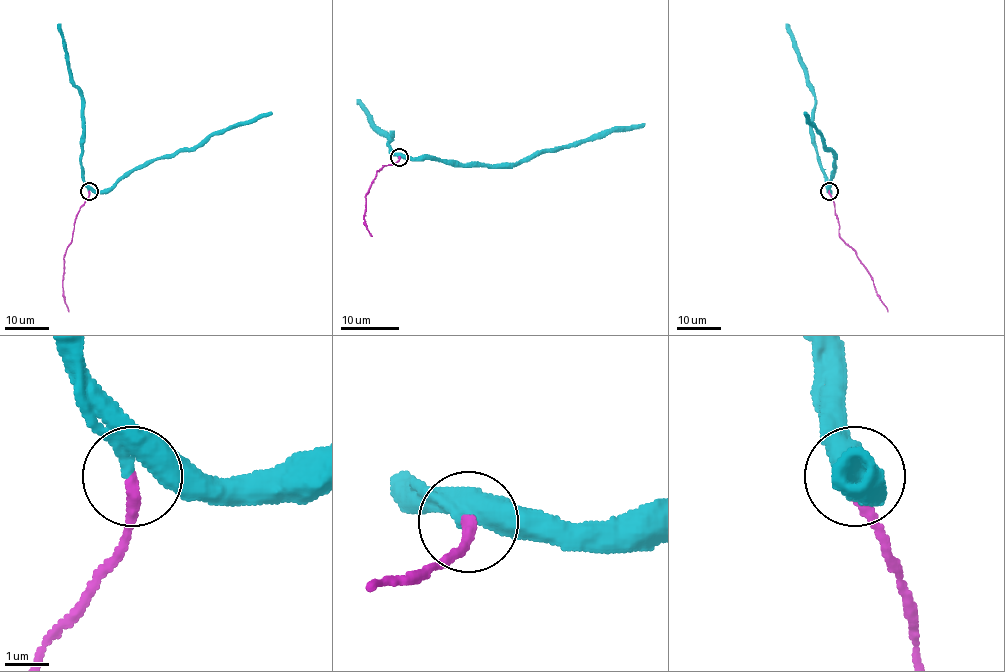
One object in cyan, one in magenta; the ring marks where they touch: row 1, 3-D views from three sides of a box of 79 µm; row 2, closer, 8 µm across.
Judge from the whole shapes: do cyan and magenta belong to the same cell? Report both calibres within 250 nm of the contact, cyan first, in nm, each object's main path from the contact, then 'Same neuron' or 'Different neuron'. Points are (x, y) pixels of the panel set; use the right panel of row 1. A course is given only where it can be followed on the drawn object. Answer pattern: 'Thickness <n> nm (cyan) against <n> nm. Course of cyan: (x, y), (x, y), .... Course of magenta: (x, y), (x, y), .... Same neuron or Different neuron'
Thickness 400 nm (cyan) against 280 nm. Course of cyan: (829, 191), (834, 155), (804, 113). Course of magenta: (829, 191), (840, 237), (870, 275), (877, 296), (888, 311). Same neuron

